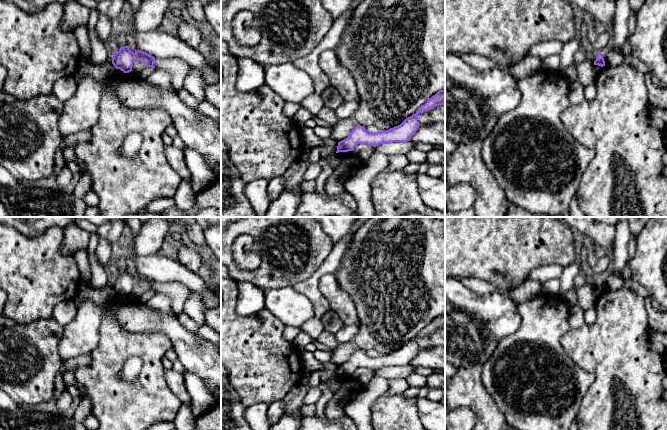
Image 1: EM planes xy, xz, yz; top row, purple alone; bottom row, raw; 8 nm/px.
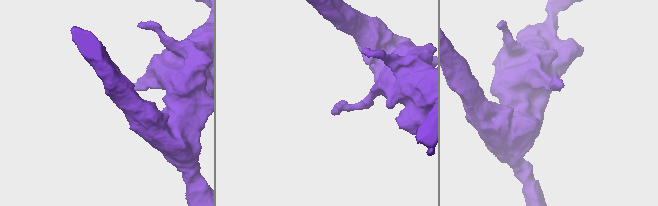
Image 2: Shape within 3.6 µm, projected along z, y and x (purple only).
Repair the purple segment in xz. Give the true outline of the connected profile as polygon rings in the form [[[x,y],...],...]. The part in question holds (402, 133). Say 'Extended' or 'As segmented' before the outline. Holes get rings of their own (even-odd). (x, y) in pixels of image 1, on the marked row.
As segmented. [[[439,90],[414,115],[389,130],[369,133],[365,127],[361,125],[356,126],[346,139],[338,142],[336,153],[353,151],[358,144],[376,147],[384,143],[410,141],[410,138],[416,133],[420,125],[417,117],[418,114],[429,111],[439,105],[445,105],[445,90]]]

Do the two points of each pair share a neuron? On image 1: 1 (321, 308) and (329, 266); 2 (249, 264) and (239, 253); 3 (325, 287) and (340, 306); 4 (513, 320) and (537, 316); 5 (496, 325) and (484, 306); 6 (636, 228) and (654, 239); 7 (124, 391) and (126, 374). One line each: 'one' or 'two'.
1: one
2: one
3: one
4: two
5: one
6: two
7: two

